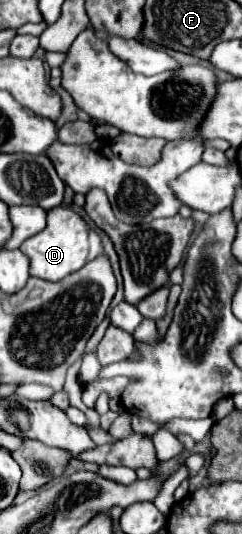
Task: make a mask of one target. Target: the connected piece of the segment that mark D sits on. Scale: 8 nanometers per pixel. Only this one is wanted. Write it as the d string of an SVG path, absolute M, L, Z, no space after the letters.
M59 205L57 209L47 211L47 227L35 237L23 241L21 251L31 259L31 277L61 281L69 273L75 273L89 261L93 261L93 257L101 255L103 247L99 235L85 223L83 217L79 217L73 209Z

